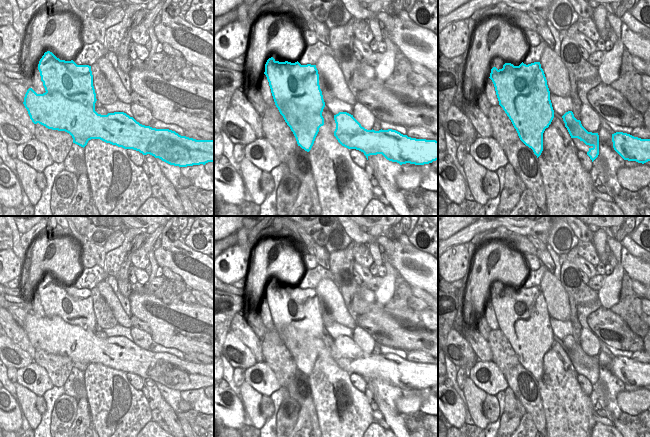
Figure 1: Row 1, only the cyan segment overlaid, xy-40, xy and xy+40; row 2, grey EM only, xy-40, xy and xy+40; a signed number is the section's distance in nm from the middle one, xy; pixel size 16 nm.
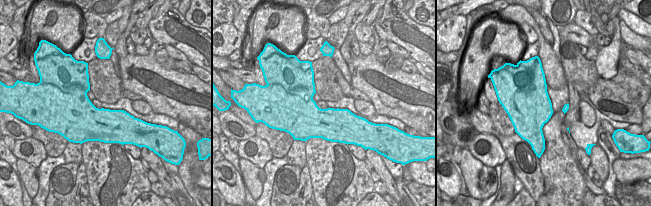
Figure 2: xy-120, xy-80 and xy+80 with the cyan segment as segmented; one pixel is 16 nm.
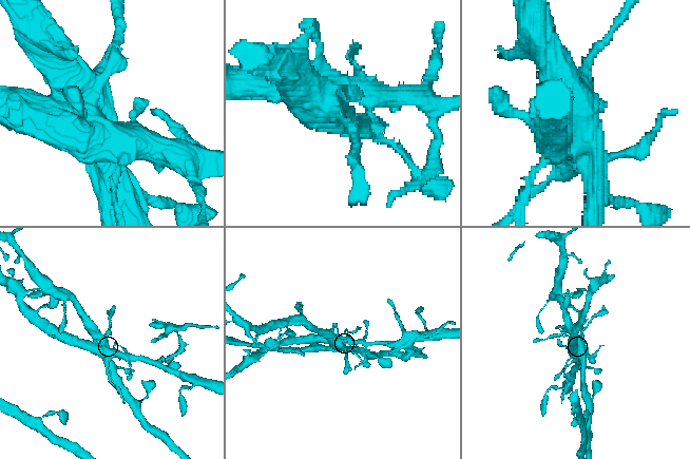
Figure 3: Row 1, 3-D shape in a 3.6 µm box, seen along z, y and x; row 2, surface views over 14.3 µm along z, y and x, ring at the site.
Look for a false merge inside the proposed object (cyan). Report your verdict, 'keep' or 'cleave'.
cleave

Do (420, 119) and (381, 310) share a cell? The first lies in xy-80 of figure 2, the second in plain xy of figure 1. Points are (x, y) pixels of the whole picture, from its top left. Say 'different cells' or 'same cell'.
same cell

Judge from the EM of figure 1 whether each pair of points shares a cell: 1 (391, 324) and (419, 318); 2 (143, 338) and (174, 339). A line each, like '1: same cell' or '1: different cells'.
1: same cell
2: different cells

